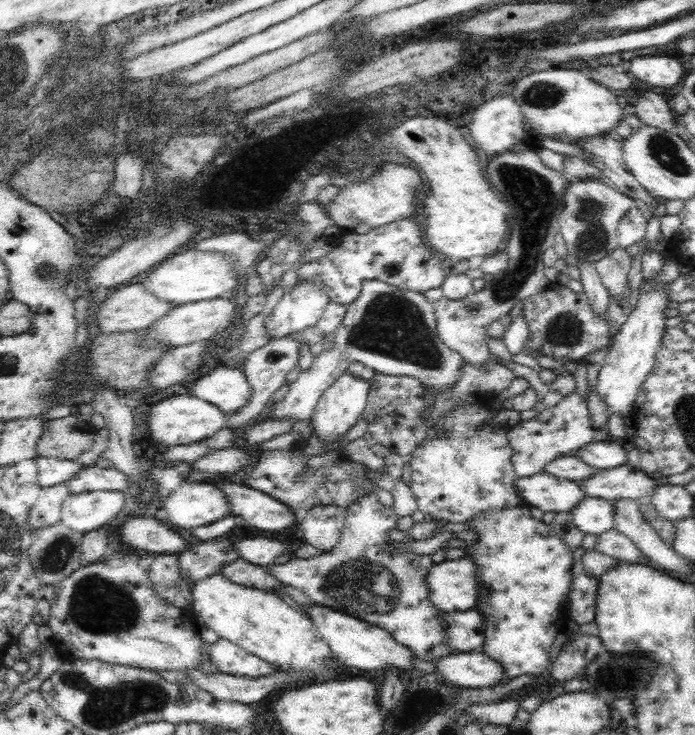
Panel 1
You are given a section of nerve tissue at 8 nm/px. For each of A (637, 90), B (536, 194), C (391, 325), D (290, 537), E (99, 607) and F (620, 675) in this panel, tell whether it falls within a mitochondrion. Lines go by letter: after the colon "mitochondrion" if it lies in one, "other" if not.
A: other
B: mitochondrion
C: mitochondrion
D: other
E: mitochondrion
F: mitochondrion

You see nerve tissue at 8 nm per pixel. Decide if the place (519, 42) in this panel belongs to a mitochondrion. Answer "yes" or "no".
no

